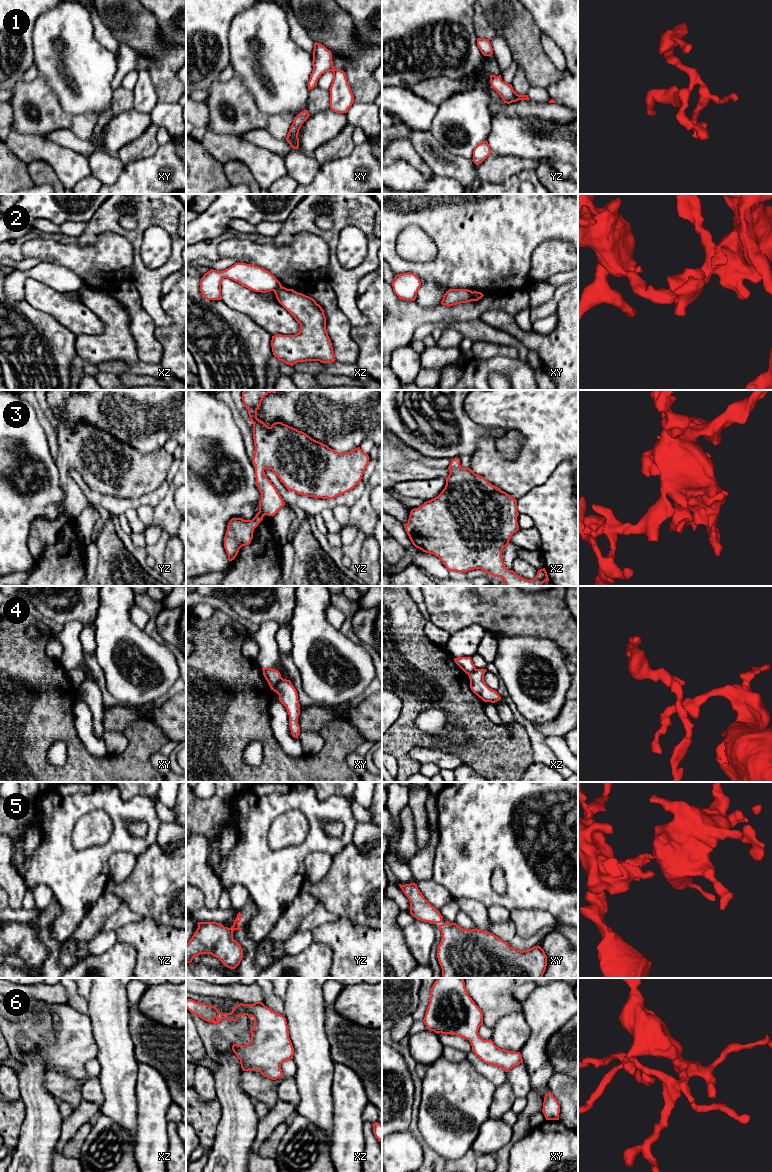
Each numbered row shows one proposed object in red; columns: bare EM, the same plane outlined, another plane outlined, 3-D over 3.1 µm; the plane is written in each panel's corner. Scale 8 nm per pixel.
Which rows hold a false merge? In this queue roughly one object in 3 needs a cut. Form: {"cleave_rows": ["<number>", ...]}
{"cleave_rows": ["2", "4"]}

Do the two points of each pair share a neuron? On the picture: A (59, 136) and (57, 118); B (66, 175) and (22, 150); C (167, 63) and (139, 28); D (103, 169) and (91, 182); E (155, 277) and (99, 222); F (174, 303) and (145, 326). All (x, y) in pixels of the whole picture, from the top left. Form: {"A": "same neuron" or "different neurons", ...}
{"A": "different neurons", "B": "same neuron", "C": "same neuron", "D": "different neurons", "E": "same neuron", "F": "different neurons"}

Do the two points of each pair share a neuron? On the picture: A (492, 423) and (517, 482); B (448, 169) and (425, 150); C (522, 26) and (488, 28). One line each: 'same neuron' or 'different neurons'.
A: same neuron
B: same neuron
C: same neuron

